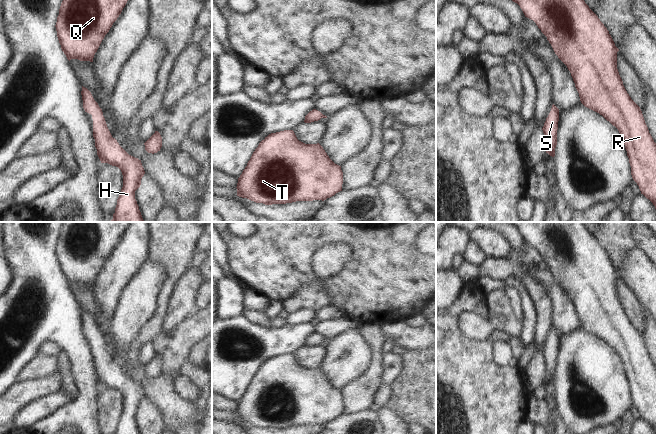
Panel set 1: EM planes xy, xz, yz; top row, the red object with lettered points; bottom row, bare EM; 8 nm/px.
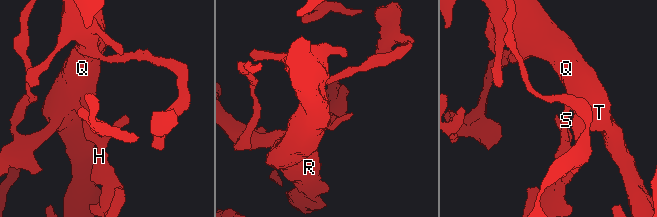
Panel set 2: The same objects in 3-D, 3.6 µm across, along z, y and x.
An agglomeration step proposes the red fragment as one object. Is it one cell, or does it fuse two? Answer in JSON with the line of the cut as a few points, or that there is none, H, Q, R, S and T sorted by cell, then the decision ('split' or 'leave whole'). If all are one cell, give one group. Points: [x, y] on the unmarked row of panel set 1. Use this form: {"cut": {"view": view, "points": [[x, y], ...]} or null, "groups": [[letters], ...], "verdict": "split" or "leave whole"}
{"cut": null, "groups": [["H", "Q", "R", "S", "T"]], "verdict": "leave whole"}

